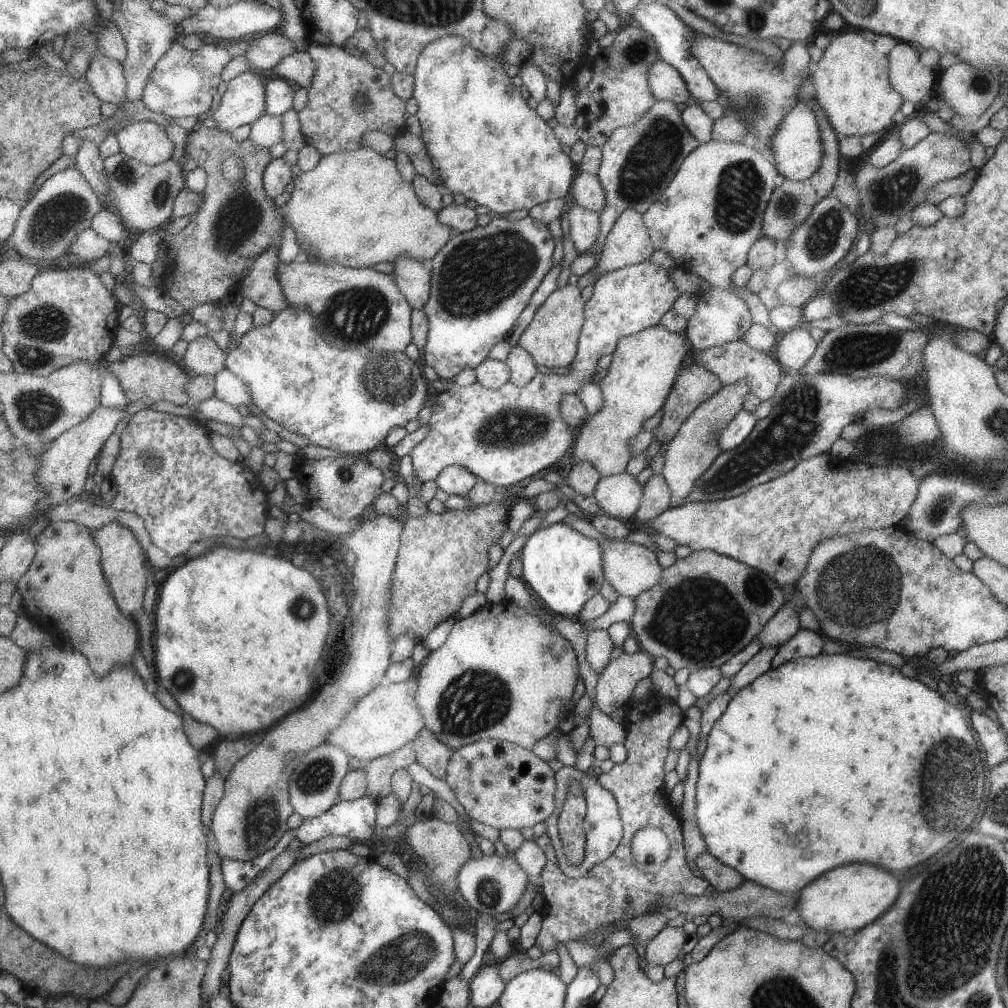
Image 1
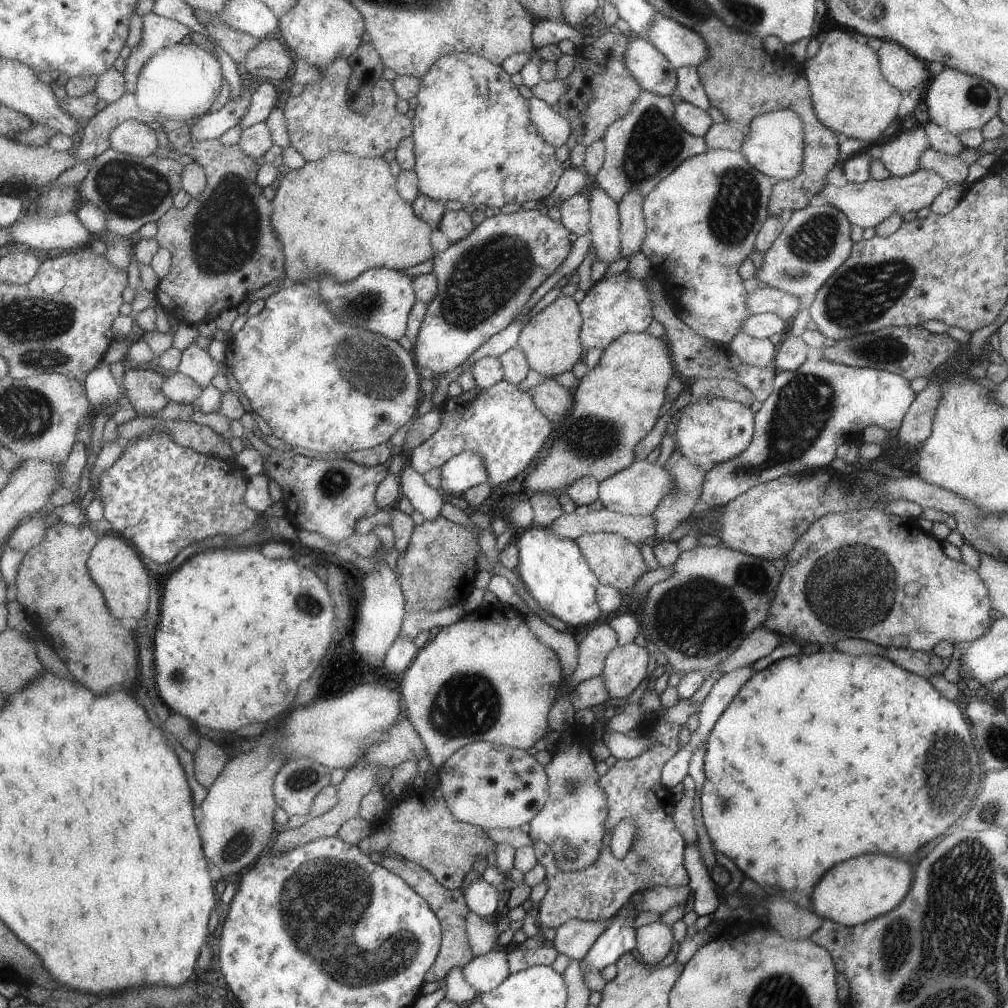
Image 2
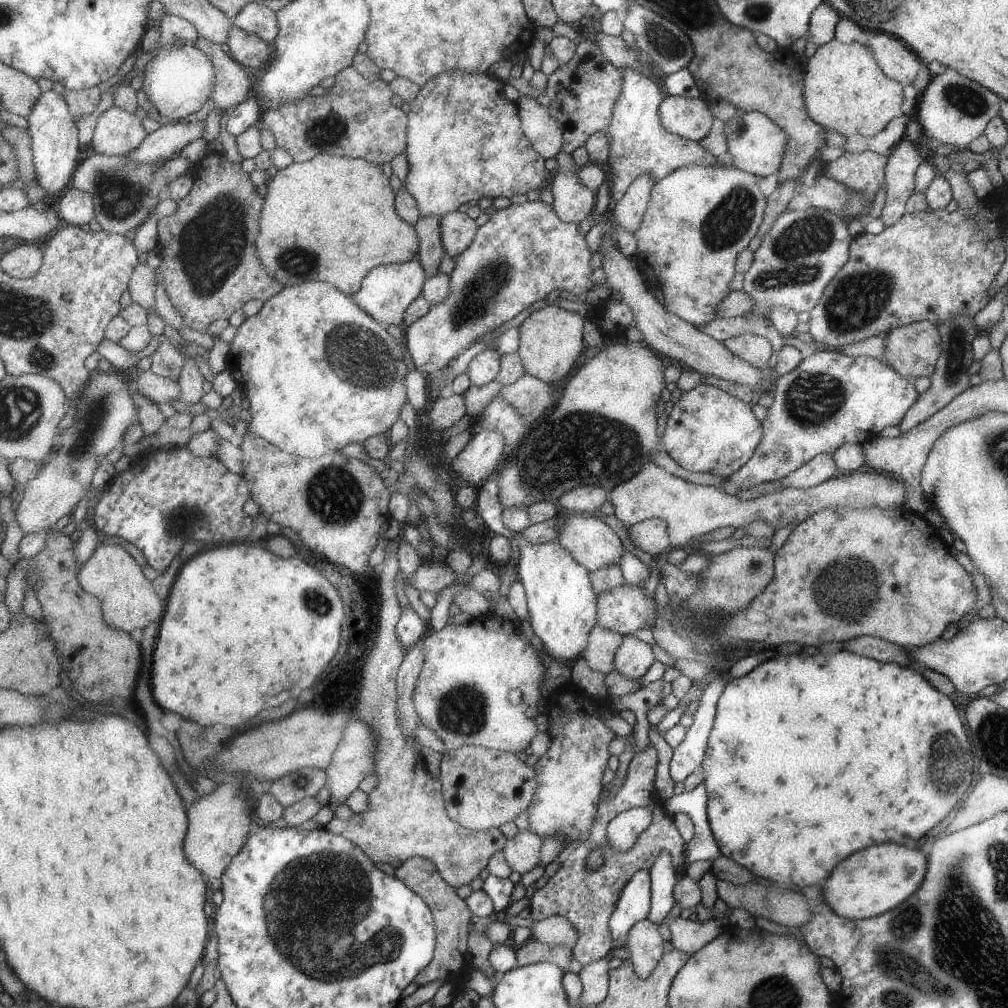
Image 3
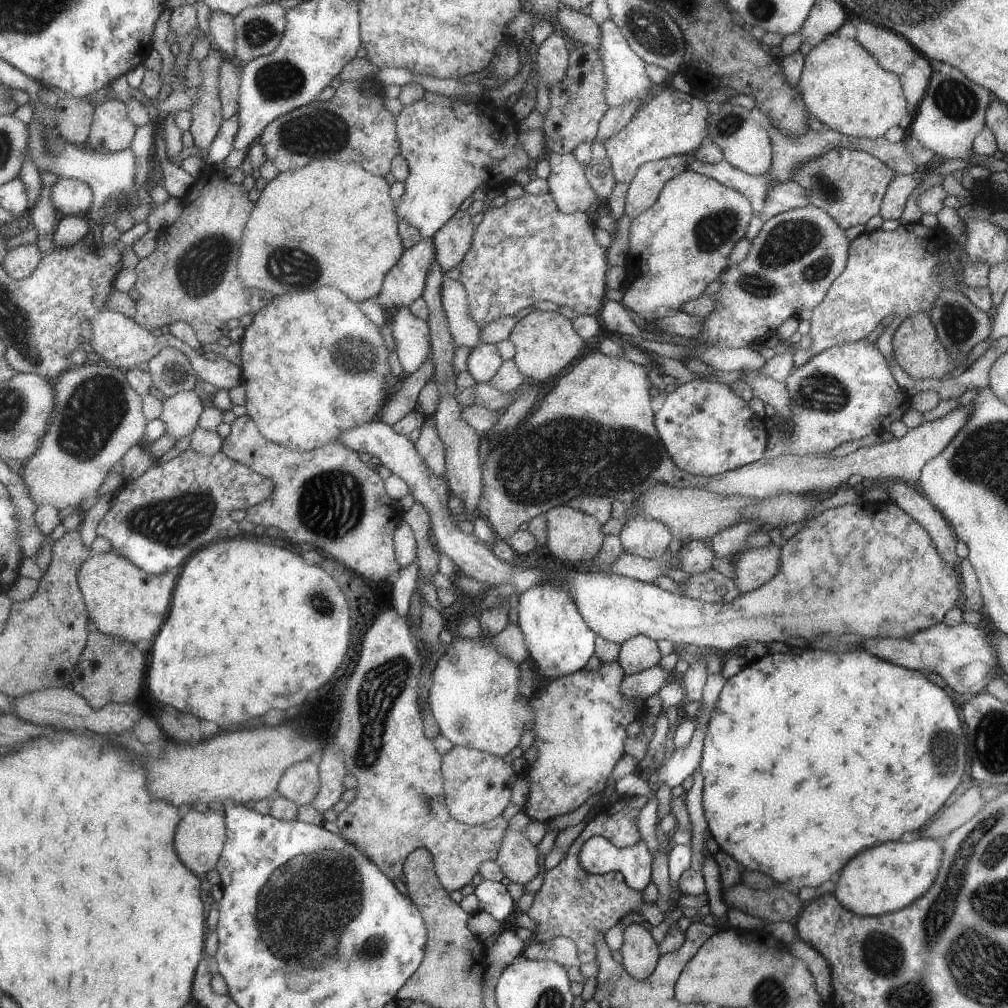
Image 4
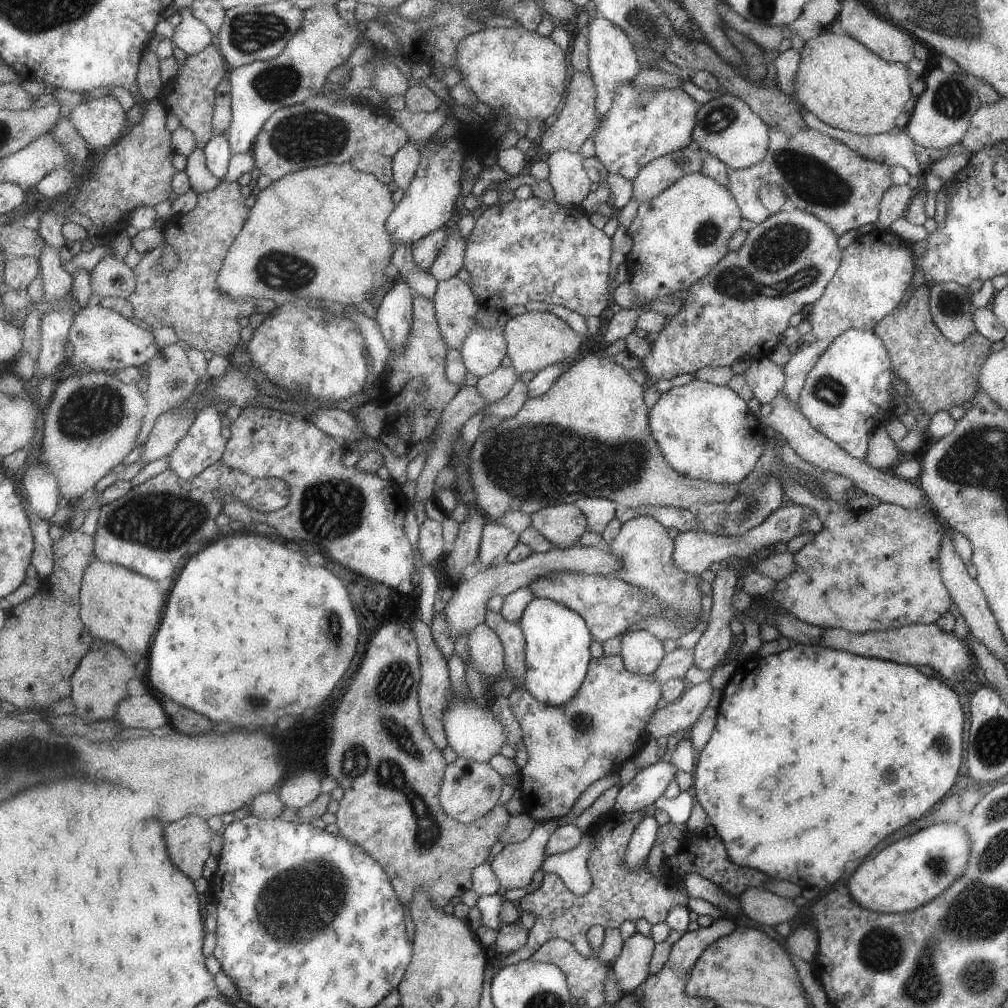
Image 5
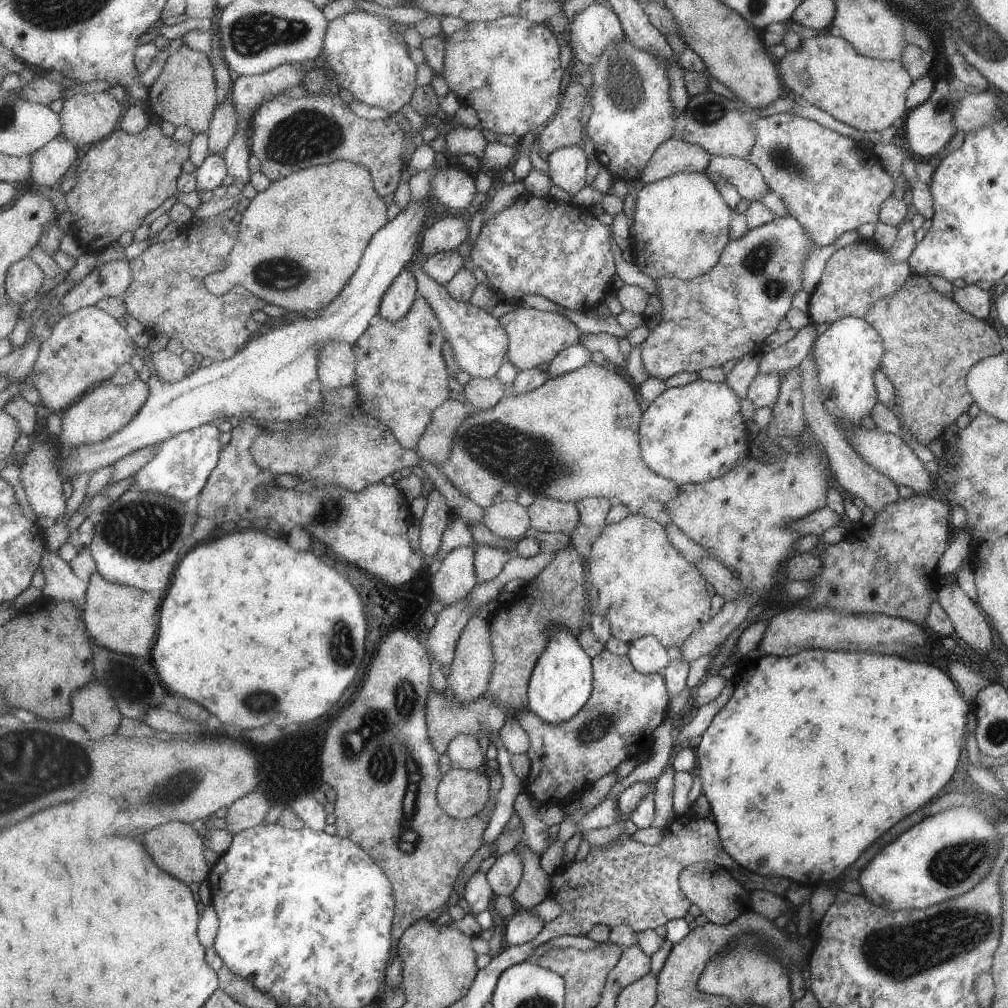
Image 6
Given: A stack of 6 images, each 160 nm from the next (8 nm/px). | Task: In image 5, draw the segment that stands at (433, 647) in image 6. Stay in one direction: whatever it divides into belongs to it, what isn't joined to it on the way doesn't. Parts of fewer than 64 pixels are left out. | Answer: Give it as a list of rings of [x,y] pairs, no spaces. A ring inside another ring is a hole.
[[[603,545],[596,547],[573,546],[568,549],[553,547],[544,553],[531,553],[523,560],[507,563],[499,562],[486,569],[474,570],[467,577],[460,580],[453,588],[453,597],[447,602],[443,614],[447,617],[449,636],[454,642],[457,634],[471,631],[479,623],[484,622],[484,612],[486,611],[487,600],[496,594],[506,595],[515,589],[526,587],[533,579],[544,577],[549,572],[567,571],[583,573],[586,575],[611,576],[620,569],[620,560],[607,551]]]

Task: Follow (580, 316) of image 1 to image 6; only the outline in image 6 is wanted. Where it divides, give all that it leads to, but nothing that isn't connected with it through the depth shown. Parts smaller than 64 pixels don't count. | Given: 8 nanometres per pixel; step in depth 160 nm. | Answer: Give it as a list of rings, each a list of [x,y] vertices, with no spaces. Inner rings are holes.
[[[517,304],[513,310],[500,316],[498,322],[505,328],[509,349],[506,351],[506,361],[517,368],[517,371],[536,368],[550,362],[558,353],[579,343],[580,331],[561,314],[525,308]]]

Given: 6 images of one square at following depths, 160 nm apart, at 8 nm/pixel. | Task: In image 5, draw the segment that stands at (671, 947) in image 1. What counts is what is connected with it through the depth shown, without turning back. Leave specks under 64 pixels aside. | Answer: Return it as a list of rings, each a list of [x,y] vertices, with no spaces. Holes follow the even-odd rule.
[[[637,931],[624,940],[615,962],[609,965],[623,994],[630,993],[649,978],[648,966],[653,947],[651,937]]]

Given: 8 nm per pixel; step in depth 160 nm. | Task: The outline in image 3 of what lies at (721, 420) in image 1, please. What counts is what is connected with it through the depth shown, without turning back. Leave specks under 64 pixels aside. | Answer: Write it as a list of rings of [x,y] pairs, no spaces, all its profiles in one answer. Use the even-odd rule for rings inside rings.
[[[651,517],[632,524],[627,532],[634,538],[633,546],[657,558],[670,548],[670,533],[662,518]]]

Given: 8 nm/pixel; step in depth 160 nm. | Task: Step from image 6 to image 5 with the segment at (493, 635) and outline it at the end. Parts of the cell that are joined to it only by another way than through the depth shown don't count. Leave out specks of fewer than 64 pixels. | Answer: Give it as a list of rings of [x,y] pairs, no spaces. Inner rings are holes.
[[[486,609],[484,623],[495,631],[504,652],[504,671],[506,676],[519,683],[525,668],[525,642],[522,628],[517,623],[507,622],[499,613]]]

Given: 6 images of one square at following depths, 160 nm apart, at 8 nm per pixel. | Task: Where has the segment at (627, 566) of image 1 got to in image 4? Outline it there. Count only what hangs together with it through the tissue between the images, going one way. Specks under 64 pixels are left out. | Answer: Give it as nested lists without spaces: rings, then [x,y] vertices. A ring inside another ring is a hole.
[[[557,505],[544,512],[546,518],[546,546],[553,556],[561,560],[569,560],[573,564],[582,565],[593,559],[599,552],[604,535],[601,533],[601,524],[588,514],[567,507]]]

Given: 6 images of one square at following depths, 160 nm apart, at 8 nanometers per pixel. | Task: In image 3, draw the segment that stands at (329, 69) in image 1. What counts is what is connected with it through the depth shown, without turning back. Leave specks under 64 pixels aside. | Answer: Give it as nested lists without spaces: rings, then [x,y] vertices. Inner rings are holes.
[[[351,65],[336,74],[335,84],[327,89],[325,94],[318,97],[307,95],[269,109],[261,118],[261,126],[265,126],[273,134],[277,147],[288,150],[293,155],[295,163],[310,161],[321,153],[354,159],[361,157],[376,165],[391,163],[408,147],[409,130],[408,114],[393,106],[391,102],[393,94],[394,90],[390,83],[380,78],[369,81],[356,69],[355,65]]]

